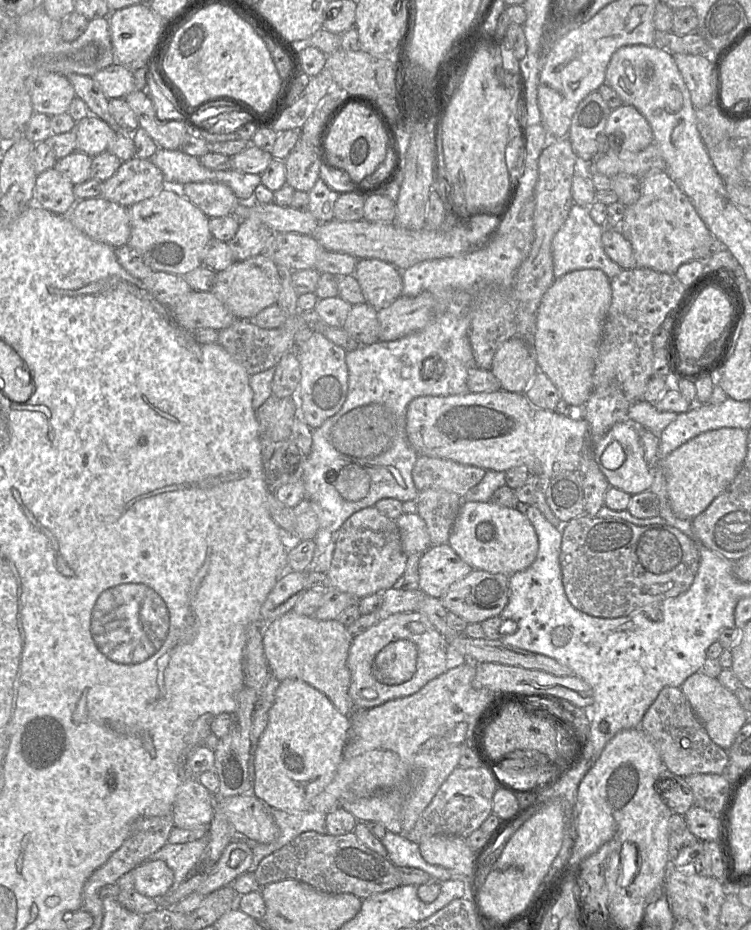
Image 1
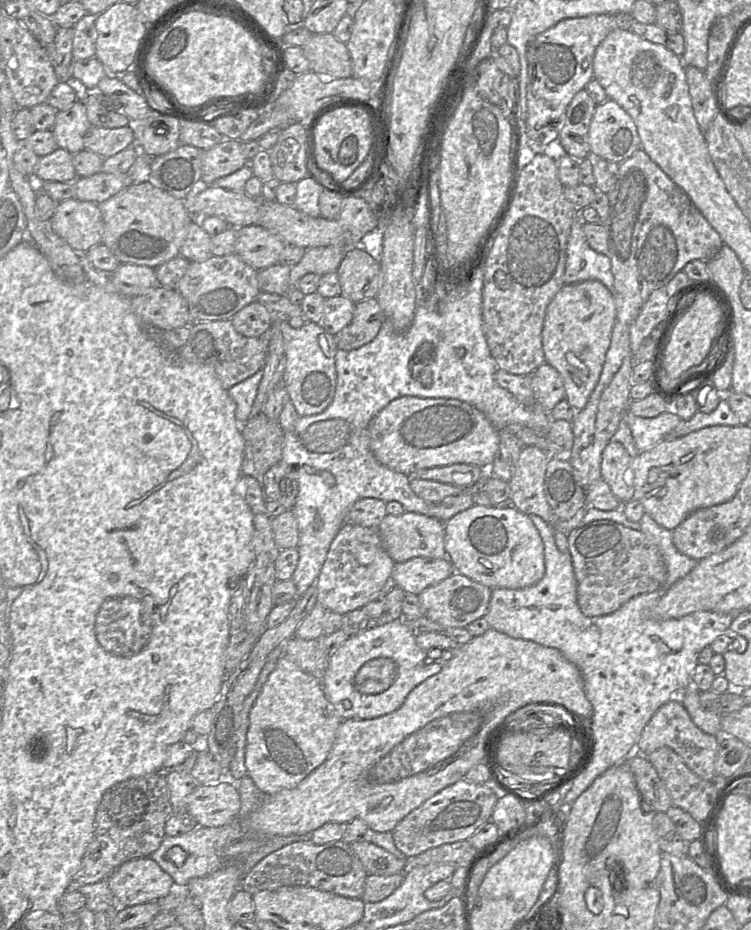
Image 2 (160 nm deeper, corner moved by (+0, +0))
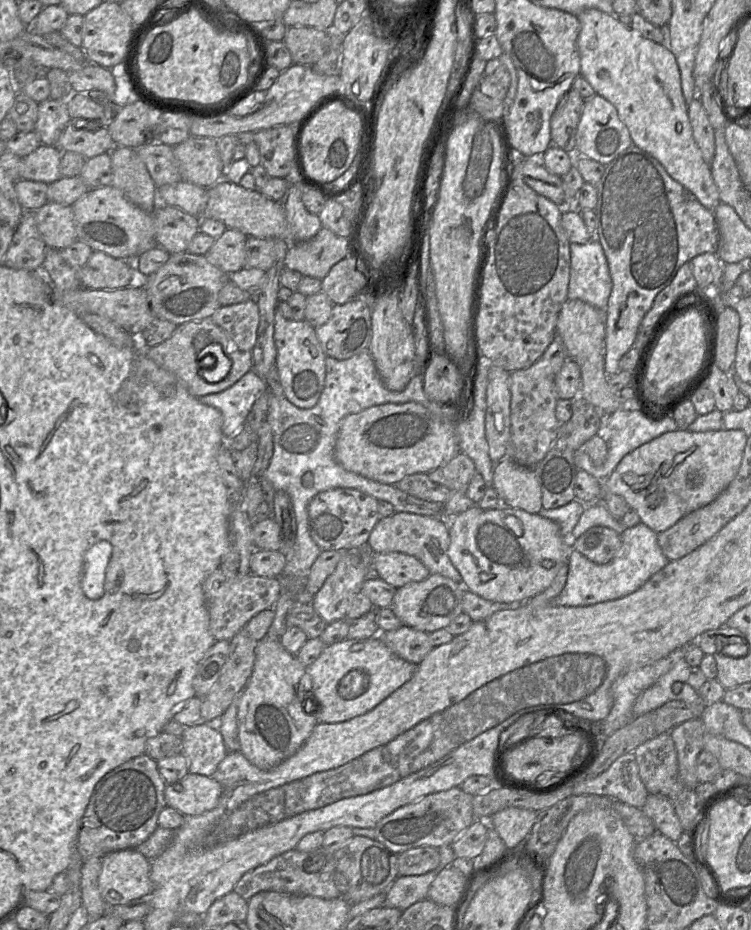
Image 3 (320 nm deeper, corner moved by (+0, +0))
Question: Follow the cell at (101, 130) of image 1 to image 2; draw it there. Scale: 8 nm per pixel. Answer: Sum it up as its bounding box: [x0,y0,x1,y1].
[51,99,91,154]

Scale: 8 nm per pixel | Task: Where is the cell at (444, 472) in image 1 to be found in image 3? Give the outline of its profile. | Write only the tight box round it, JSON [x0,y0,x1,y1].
[427,452,476,492]

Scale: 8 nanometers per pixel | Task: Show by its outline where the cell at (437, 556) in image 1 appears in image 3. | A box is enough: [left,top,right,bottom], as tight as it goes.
[372,552,431,588]

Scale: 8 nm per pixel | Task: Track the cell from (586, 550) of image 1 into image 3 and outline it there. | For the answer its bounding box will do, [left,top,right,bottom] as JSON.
[571,526,622,564]

